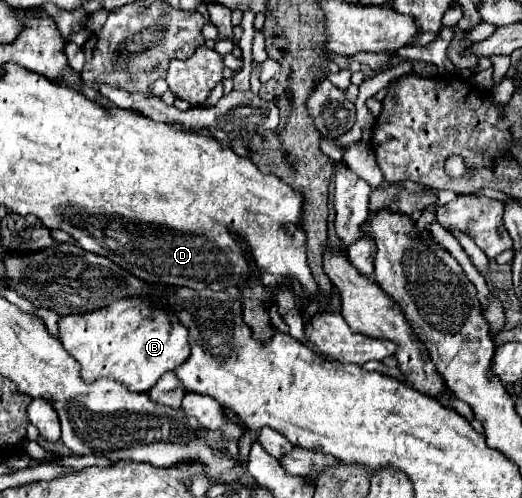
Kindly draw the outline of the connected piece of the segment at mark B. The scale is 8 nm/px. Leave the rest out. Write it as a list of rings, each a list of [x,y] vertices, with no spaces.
[[[130,296],[94,312],[64,316],[58,326],[62,344],[82,366],[80,374],[86,382],[112,376],[132,392],[148,392],[164,372],[174,370],[190,356],[188,328],[170,308],[152,304],[146,296]]]

